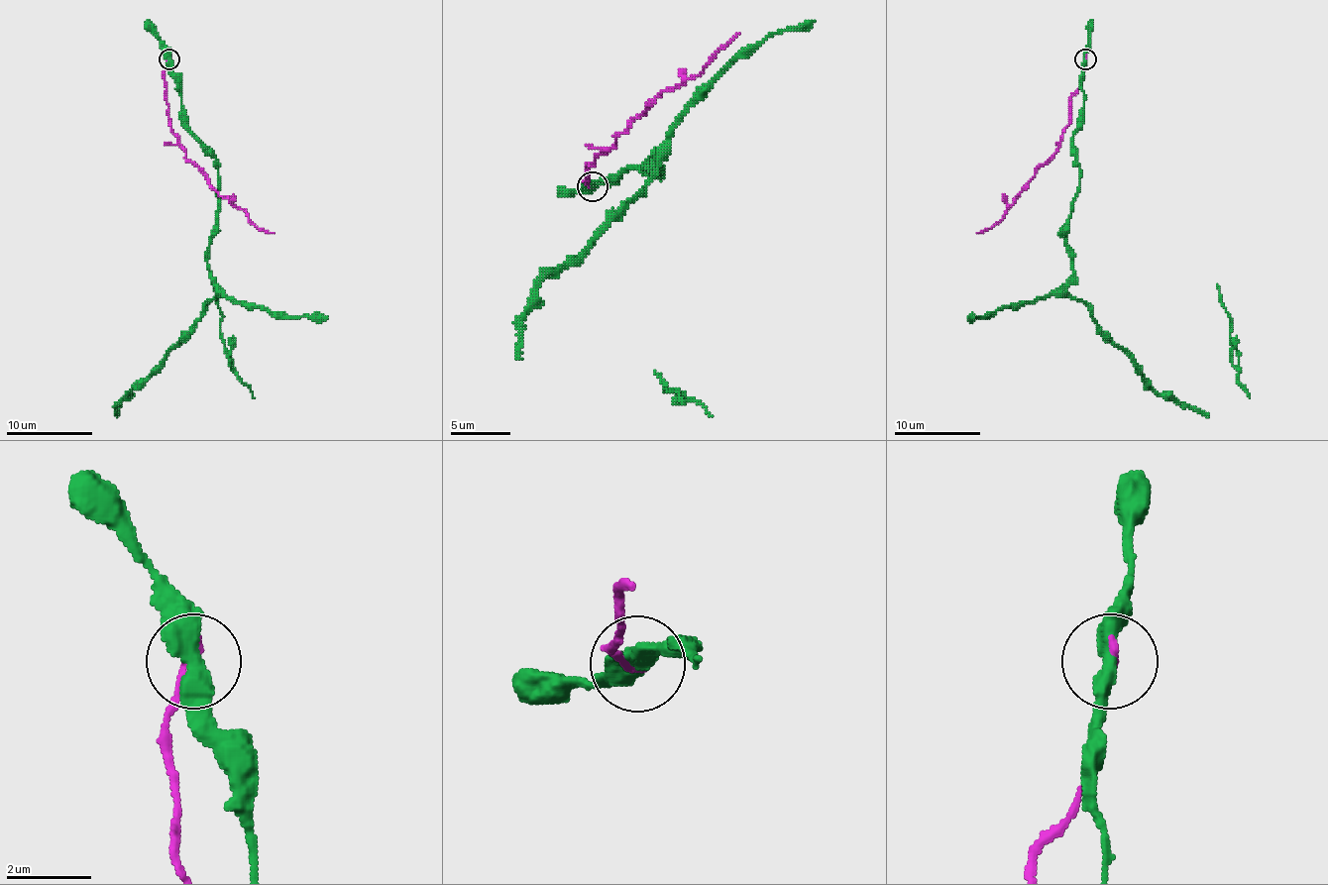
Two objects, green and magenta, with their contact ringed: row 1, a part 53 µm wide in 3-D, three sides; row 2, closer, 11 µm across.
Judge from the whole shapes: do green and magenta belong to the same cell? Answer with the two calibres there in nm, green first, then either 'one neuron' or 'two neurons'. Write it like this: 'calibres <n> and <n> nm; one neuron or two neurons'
calibres 460 and 200 nm; two neurons

